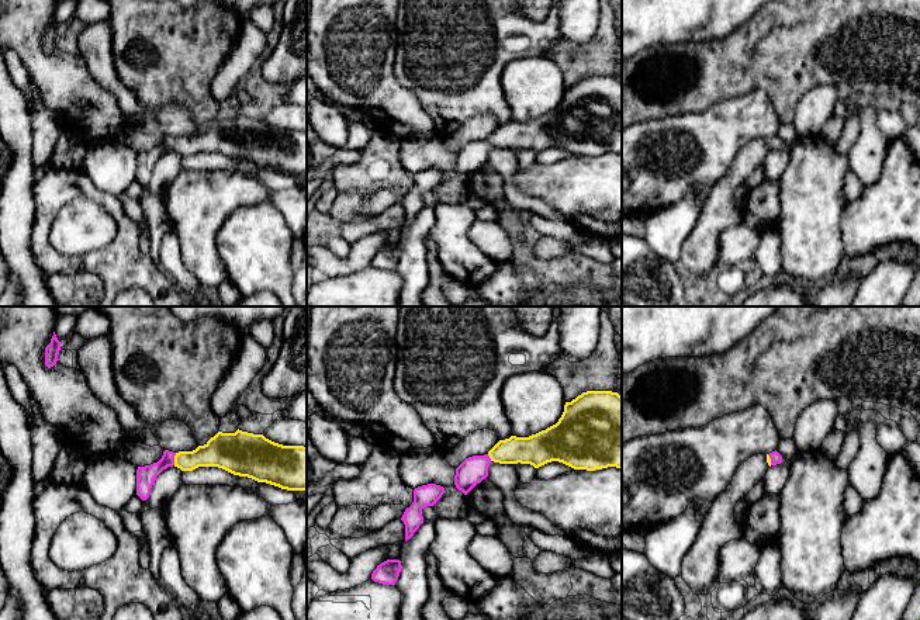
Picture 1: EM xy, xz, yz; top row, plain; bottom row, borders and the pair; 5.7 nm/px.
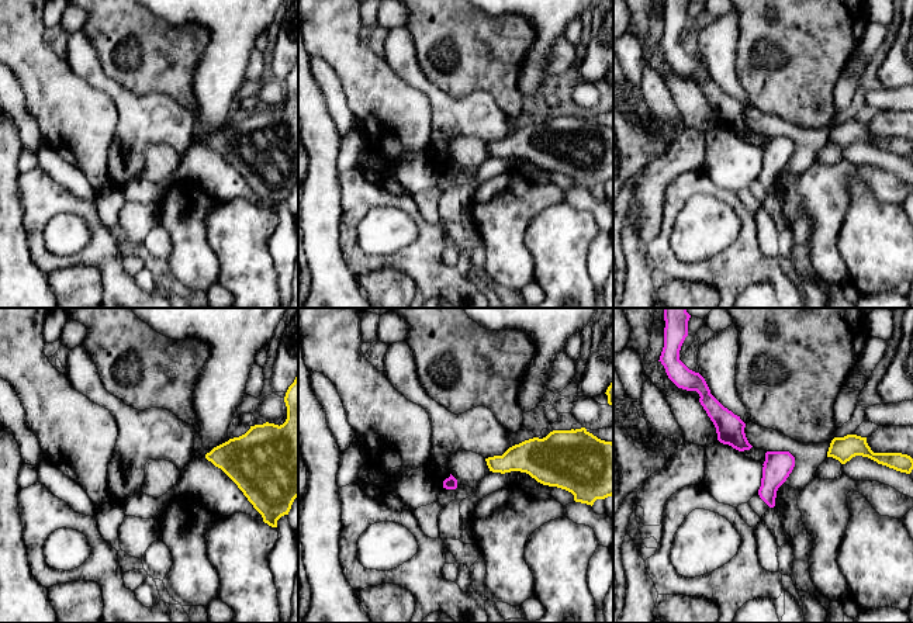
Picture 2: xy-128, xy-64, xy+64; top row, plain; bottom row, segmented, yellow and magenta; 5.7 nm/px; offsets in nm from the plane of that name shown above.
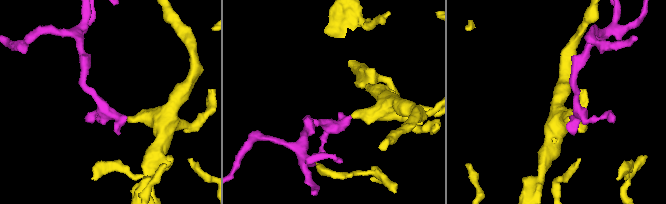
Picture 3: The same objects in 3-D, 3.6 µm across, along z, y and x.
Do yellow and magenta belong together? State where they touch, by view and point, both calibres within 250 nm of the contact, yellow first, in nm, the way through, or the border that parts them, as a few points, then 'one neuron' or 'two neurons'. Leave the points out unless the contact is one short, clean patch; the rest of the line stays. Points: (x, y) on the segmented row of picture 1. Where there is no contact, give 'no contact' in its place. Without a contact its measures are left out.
meets yellow in xy at (175, 459); 160 nm thick on the yellow side, 110 nm on the other; runs through xy (217, 451), (196, 459), (175, 459), (166, 460), (145, 475); one neuron

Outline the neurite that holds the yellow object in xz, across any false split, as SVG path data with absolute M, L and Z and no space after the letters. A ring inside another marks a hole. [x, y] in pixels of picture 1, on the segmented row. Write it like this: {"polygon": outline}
{"polygon": "M587 391L566 402L558 422L529 437L499 440L487 454L466 458L454 485L467 495L488 477L491 463L530 464L539 468L558 461L574 470L622 468L622 396L612 391Z"}

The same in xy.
{"polygon": "M242 430L218 432L193 451L163 451L162 458L136 470L136 495L146 500L156 477L167 467L193 471L218 467L234 475L248 477L287 491L307 492L307 447L283 446Z"}

